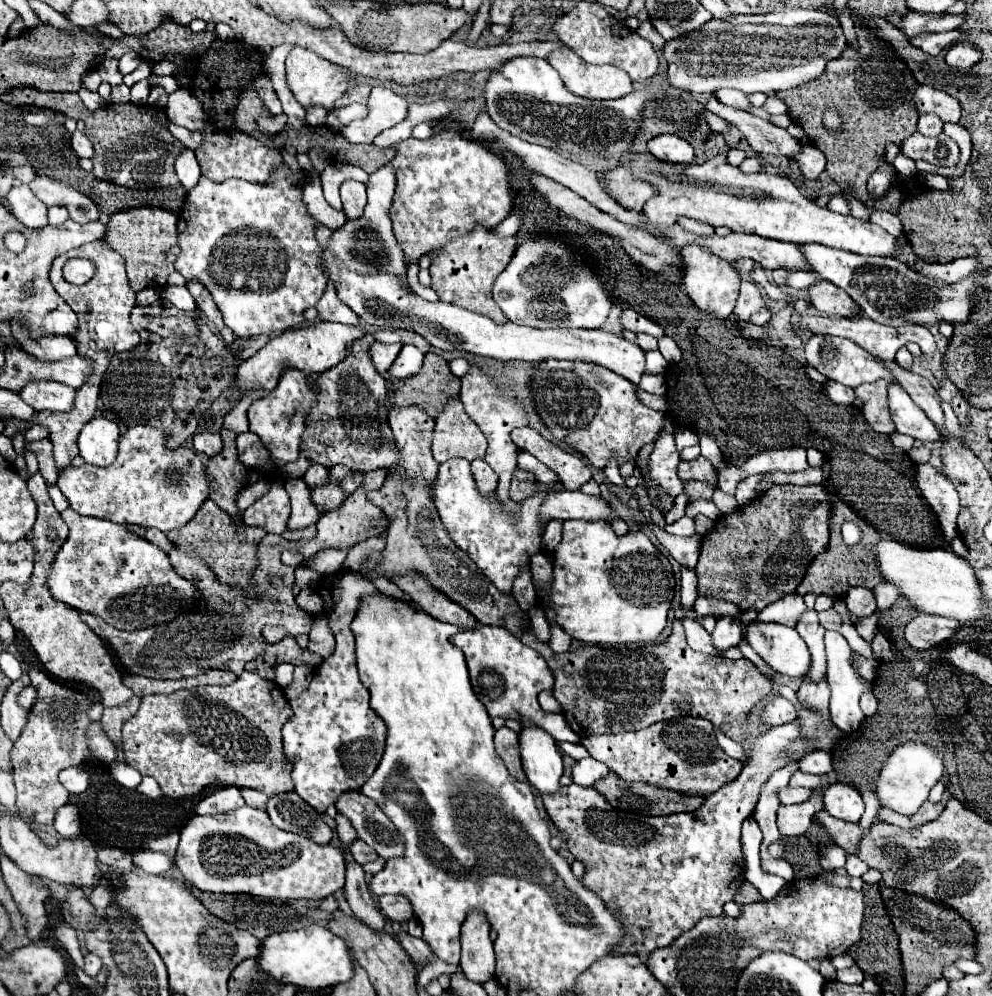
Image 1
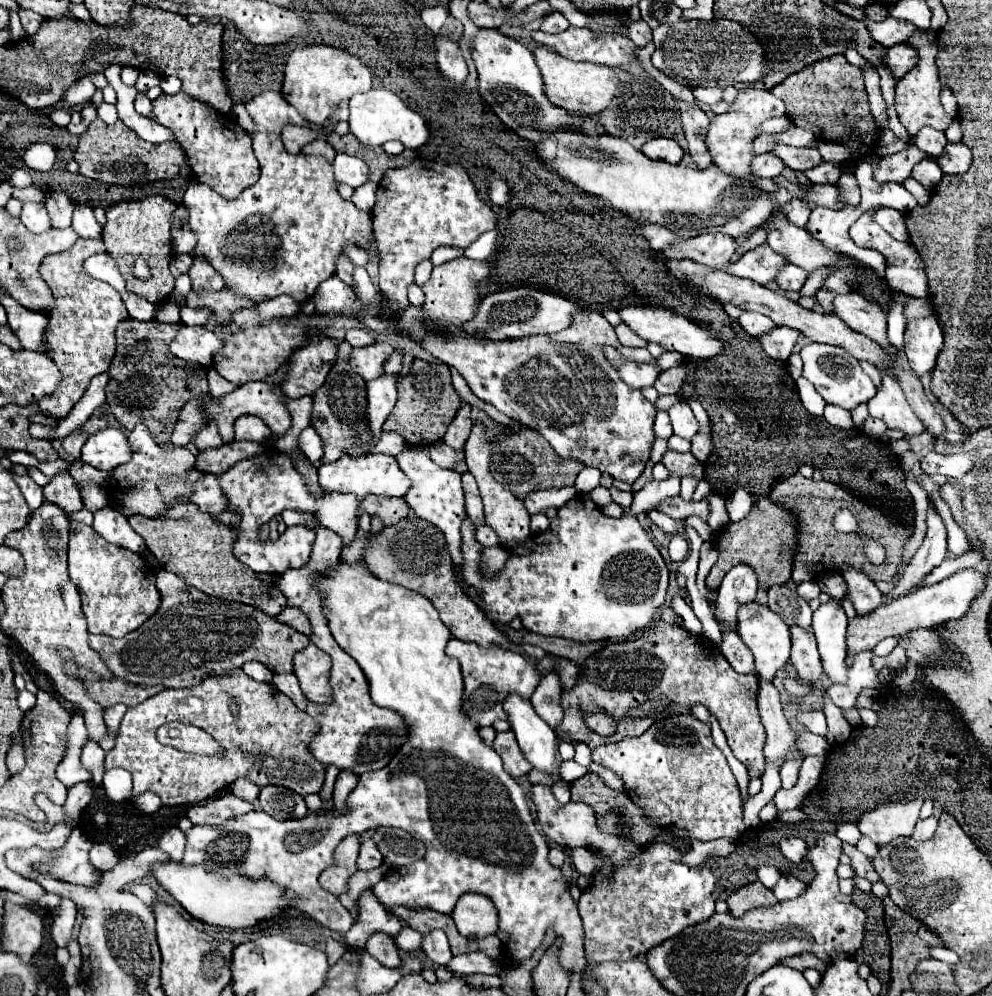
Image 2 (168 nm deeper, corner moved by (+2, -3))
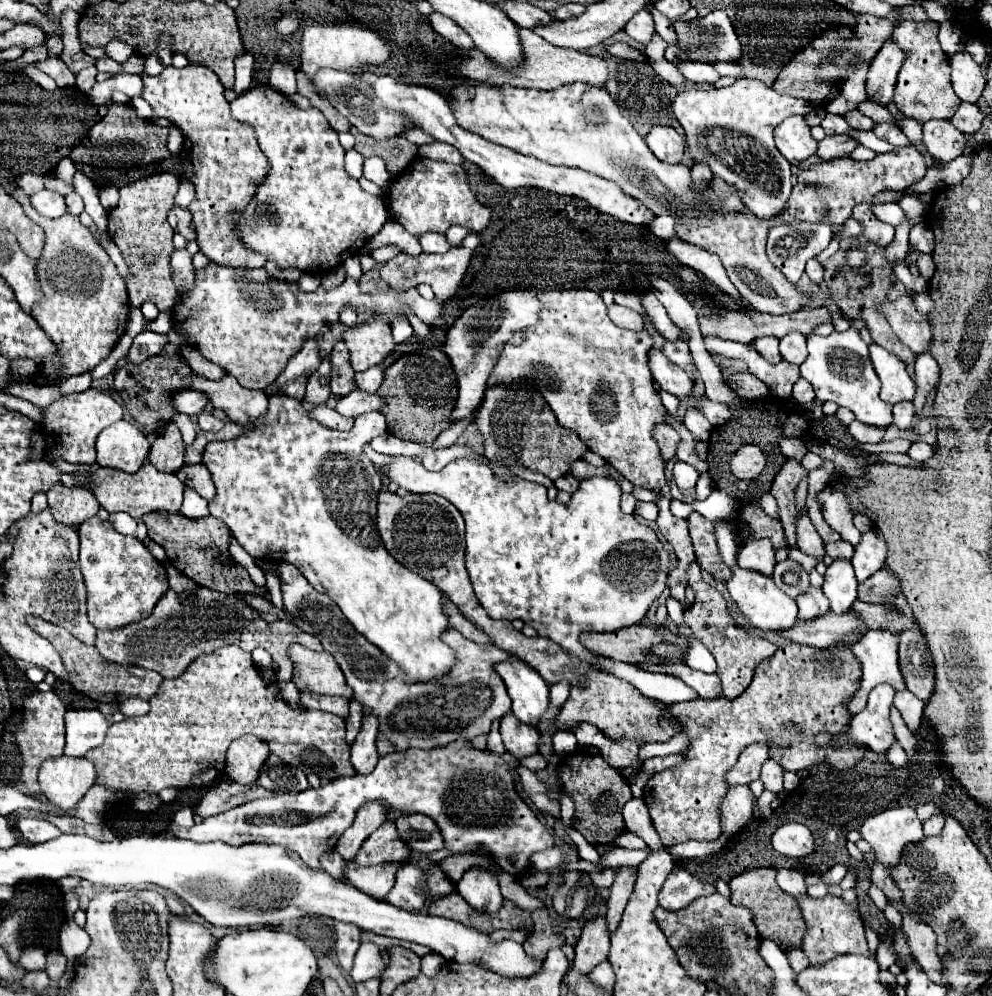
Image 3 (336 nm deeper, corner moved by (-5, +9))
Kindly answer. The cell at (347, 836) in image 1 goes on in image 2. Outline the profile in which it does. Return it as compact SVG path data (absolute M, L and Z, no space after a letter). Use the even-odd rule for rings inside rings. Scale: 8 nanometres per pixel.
M341 770L335 782L335 790L333 790L333 804L335 808L343 808L347 796L353 792L353 788L357 786L359 776L355 776L351 770Z

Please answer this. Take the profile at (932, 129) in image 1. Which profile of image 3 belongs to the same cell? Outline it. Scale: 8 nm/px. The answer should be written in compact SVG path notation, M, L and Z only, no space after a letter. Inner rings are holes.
M928 120L924 124L924 144L928 152L940 162L950 162L962 156L966 148L964 134L948 120Z

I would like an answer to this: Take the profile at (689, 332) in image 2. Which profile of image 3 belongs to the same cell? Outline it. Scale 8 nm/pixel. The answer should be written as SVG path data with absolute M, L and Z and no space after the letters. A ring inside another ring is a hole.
M826 308L798 310L794 314L784 314L784 316L762 314L762 312L756 312L756 310L742 312L742 314L740 312L732 312L732 310L726 310L726 314L712 310L708 314L698 316L698 322L700 322L702 336L716 336L716 338L722 338L722 340L732 340L732 342L744 342L746 344L746 342L752 342L752 340L756 340L760 336L778 336L778 338L782 338L782 334L788 334L792 330L798 330L804 336L808 336L816 324L830 322L830 316L826 314Z

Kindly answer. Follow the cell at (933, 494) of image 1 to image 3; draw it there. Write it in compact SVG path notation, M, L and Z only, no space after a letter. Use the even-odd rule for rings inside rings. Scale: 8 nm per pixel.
M878 570L858 586L858 600L870 604L888 604L902 594L902 582L890 570Z

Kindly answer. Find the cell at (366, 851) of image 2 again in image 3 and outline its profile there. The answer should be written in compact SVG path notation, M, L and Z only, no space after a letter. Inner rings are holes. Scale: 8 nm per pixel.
M384 822L378 830L374 830L366 838L354 862L360 866L372 866L372 864L384 864L384 862L402 862L408 856L410 856L410 850L400 840L394 822Z

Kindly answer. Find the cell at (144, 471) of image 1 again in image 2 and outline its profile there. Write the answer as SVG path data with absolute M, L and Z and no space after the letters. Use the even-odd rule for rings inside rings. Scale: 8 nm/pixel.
M135 426L135 430L129 432L129 446L133 450L133 458L131 458L129 464L123 464L123 466L119 466L119 468L115 468L111 472L111 486L107 486L109 494L113 494L113 492L117 492L121 488L129 488L135 482L151 480L151 482L157 482L159 492L163 494L163 498L167 502L167 510L173 504L189 500L193 486L185 484L185 476L195 466L195 454L189 448L185 448L185 446L161 448L159 444L155 444L155 440L151 438L151 434L149 434L149 430L145 426Z

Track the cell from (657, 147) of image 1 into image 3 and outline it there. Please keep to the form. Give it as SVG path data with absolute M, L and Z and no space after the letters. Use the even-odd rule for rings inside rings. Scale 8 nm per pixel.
M654 126L650 134L646 136L648 148L654 152L654 156L662 162L676 164L682 162L684 154L684 138L670 126Z

